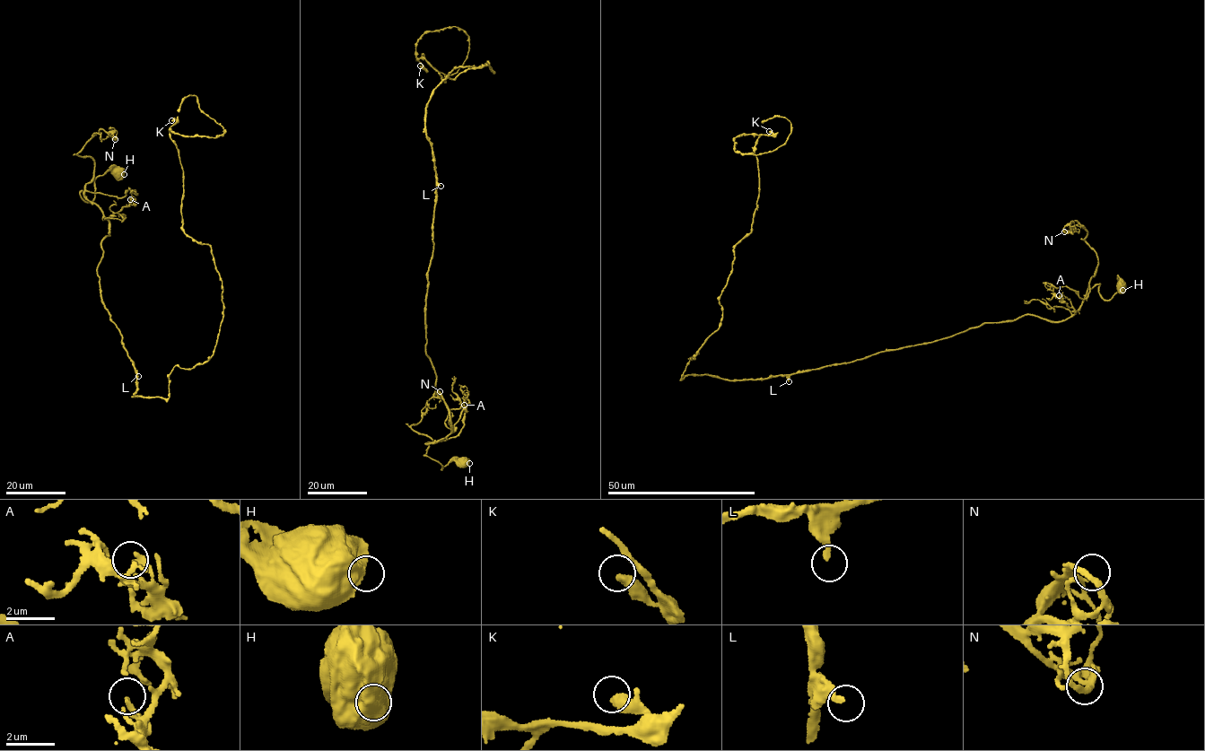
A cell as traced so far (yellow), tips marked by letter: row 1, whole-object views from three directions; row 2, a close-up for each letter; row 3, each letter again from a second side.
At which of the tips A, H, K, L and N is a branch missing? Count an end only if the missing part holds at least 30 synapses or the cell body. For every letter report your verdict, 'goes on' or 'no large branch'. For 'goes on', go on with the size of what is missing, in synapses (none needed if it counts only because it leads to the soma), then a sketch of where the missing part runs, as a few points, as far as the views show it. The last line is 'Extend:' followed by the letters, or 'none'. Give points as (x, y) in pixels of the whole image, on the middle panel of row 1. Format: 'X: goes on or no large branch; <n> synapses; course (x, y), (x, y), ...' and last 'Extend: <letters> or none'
A: no large branch
H: no large branch
K: no large branch
L: no large branch
N: no large branch
Extend: none

